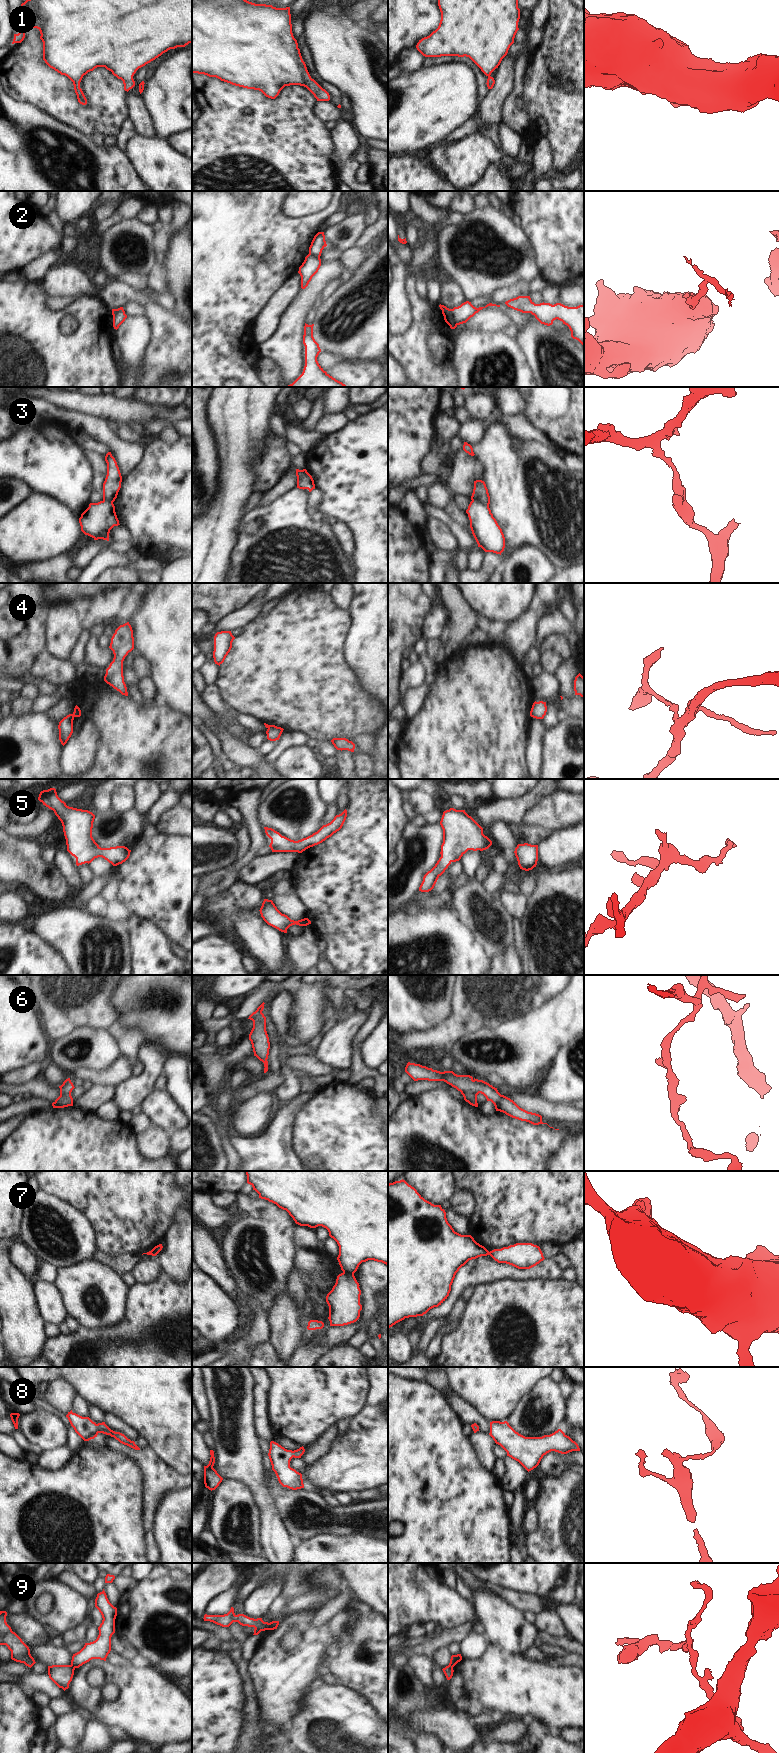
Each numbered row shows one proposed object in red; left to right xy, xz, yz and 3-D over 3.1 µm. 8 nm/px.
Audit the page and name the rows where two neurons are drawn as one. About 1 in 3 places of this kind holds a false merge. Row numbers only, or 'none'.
2, 3, 4, 7, 9

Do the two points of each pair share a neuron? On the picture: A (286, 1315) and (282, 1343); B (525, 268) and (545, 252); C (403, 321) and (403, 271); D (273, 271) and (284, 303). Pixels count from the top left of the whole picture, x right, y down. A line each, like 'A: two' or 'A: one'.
A: one
B: two
C: one
D: two

